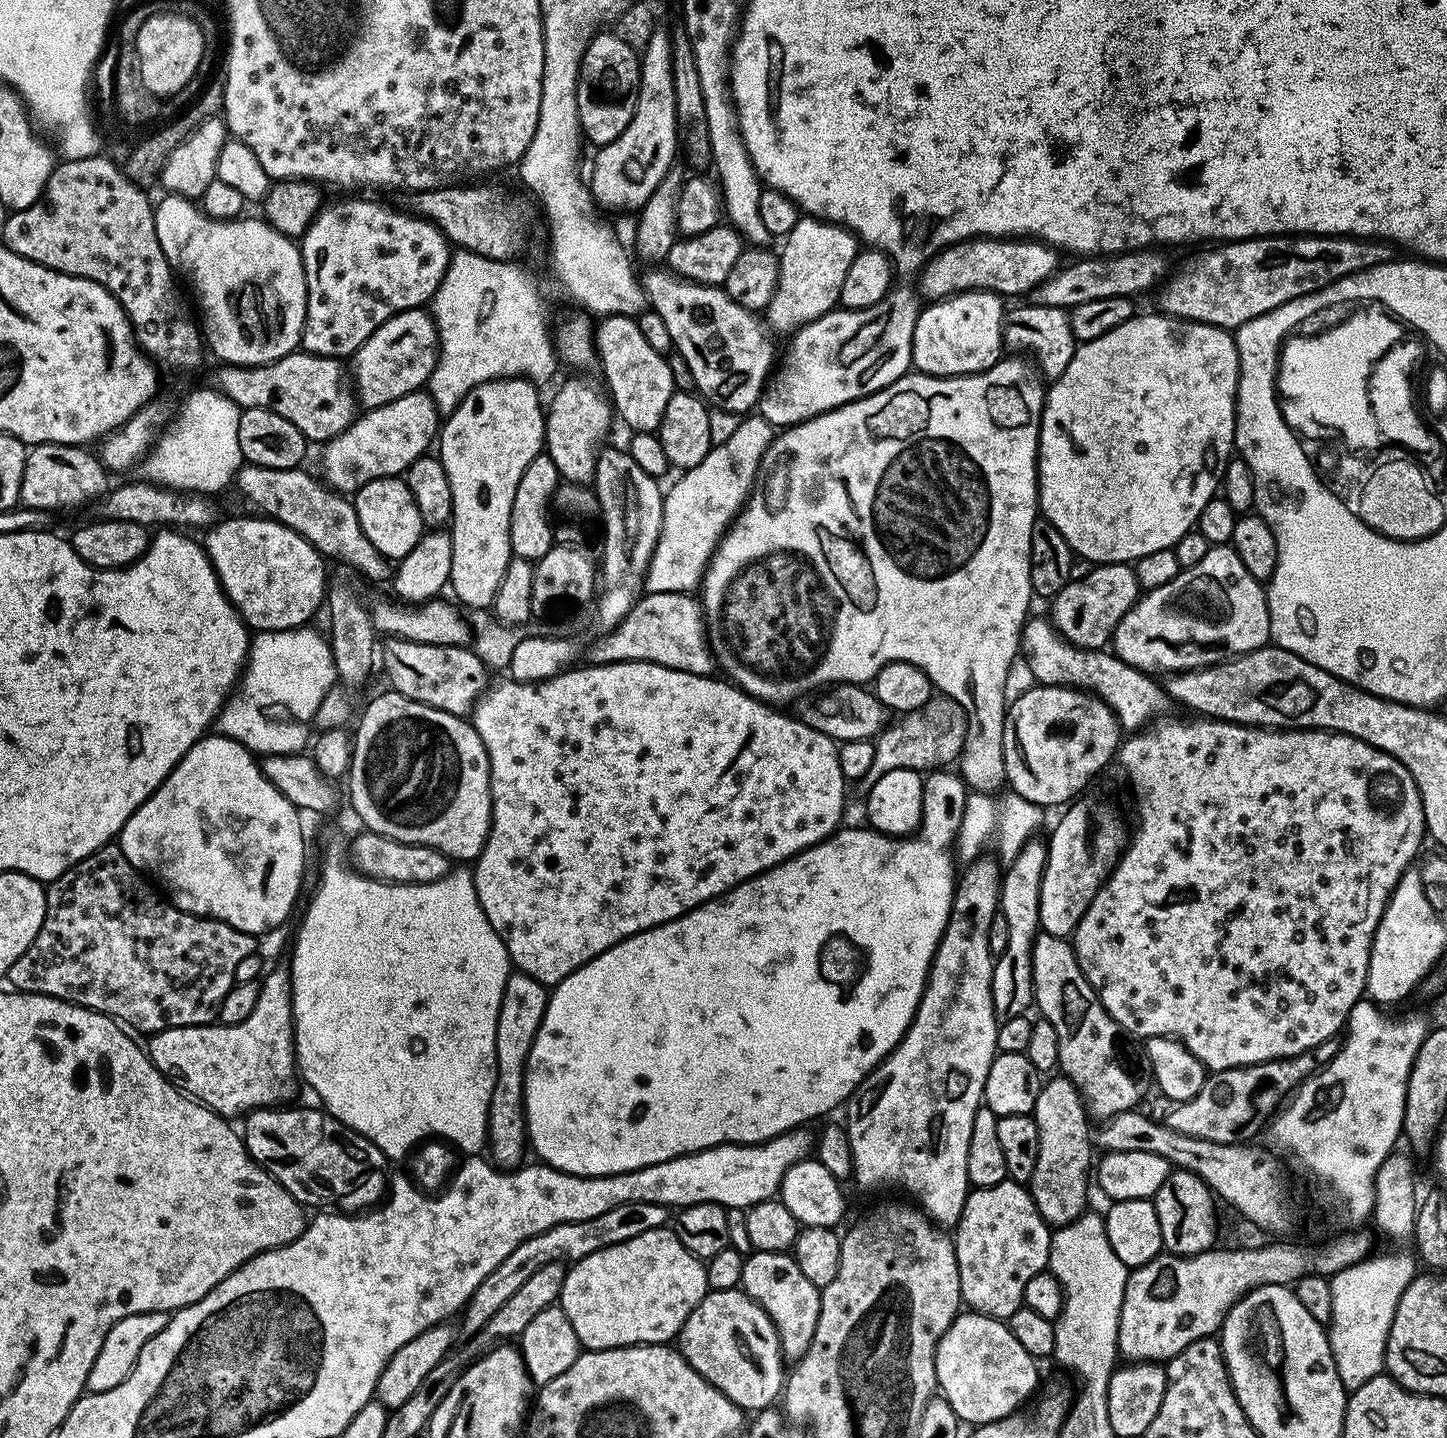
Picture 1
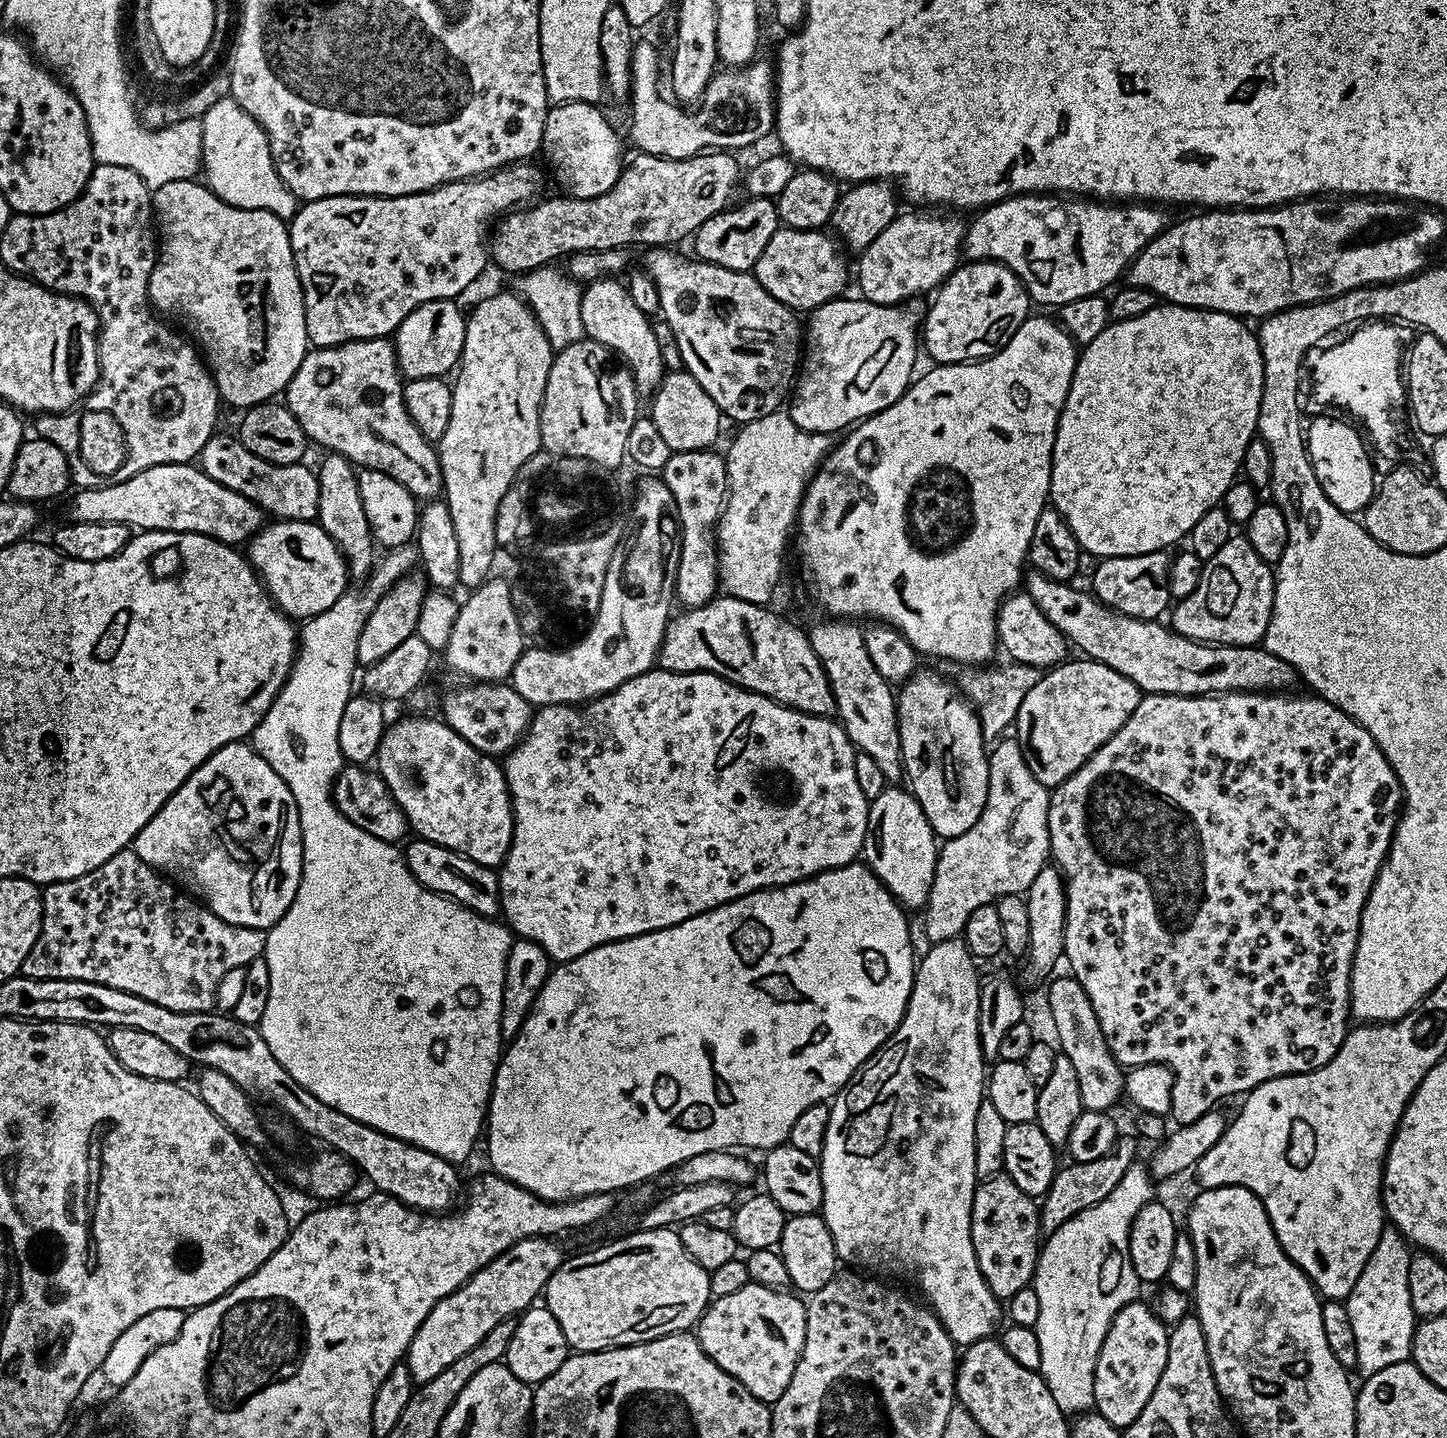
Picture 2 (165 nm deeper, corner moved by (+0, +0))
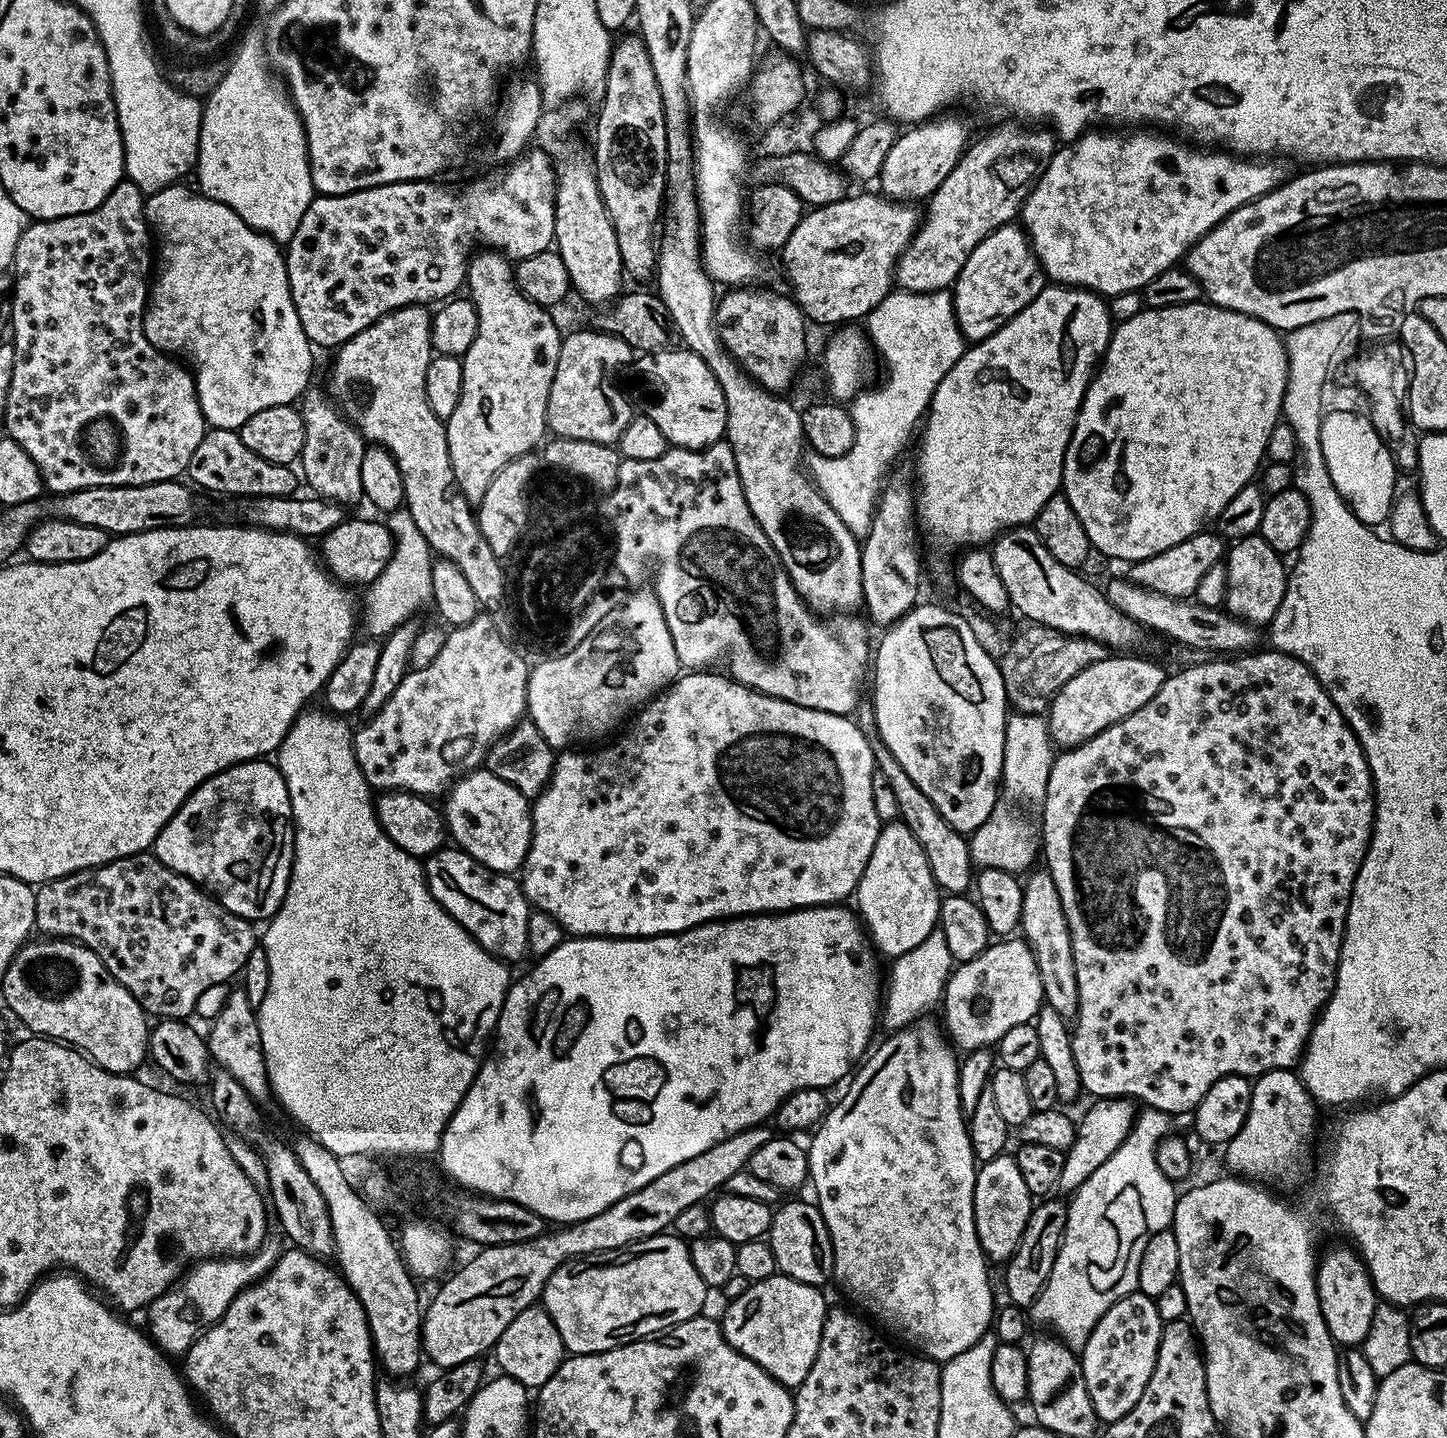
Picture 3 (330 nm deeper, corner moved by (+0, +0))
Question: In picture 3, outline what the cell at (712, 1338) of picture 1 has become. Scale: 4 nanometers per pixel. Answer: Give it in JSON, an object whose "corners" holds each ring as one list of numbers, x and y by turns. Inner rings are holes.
{"corners":[[783,1274,749,1283,743,1294,727,1301,728,1309,724,1312,724,1320,722,1319,726,1342,730,1342,734,1350,738,1350,758,1366,762,1366,766,1374,770,1374,785,1388,789,1390,799,1388,806,1374,810,1374,814,1366,814,1358,818,1354,822,1338,822,1326,830,1311,829,1305,824,1305,824,1296,820,1292,823,1291,817,1285,803,1284]]}

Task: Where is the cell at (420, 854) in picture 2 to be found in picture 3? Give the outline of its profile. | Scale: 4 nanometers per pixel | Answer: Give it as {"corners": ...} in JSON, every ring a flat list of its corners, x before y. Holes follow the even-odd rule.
{"corners":[[455,846,439,848,423,861,424,876,434,899,449,912,491,956,505,962,529,955,528,917,530,905,521,881,515,875,482,866]]}

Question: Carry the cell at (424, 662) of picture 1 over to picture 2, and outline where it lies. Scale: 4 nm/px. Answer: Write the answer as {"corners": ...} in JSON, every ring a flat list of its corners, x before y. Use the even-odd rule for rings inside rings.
{"corners":[[472,682,469,688,456,688,444,696,444,713,442,719,445,724,451,726,474,750,493,758,503,758,524,739,524,733,528,731,528,724,534,715,533,705,528,703,522,694,512,689,508,682]]}

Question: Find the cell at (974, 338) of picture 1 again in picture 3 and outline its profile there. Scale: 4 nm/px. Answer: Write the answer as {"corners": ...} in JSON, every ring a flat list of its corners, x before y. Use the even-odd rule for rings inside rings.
{"corners":[[1010,223,993,230,985,240,978,242,970,258,966,258,966,266,962,266,955,285,951,289,954,314,965,341,979,342,990,338,990,334,994,334,1003,324,1010,322,1010,318,1019,314,1045,287,1044,269,1036,260,1032,245,1028,242,1028,234,1023,227]]}

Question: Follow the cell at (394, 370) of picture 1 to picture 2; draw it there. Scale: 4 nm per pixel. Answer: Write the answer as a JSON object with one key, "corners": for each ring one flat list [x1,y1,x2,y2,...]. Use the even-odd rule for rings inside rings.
{"corners":[[455,299,431,300,406,314,404,321,397,326,394,347,401,377,408,380,444,378,459,365,466,338,466,316,463,311,460,313,456,303]]}

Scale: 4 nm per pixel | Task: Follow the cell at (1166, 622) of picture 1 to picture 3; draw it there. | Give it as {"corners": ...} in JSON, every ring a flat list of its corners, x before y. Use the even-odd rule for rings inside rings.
{"corners":[[1258,534,1235,541,1226,552,1228,589,1223,607,1248,624,1271,625,1274,614,1284,597,1290,575,1286,564,1284,568,1280,560,1283,560,1281,553,1274,551,1270,542,1266,542]]}

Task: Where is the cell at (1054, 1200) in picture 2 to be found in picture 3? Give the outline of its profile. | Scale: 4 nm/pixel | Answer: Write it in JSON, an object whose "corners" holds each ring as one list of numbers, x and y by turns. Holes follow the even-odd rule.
{"corners":[[1045,1199,1037,1203,1027,1219,1026,1229,1022,1234,1018,1250,1007,1261,1004,1272,1004,1286,1006,1288,1007,1301,1017,1307,1029,1309,1040,1296,1045,1282,1053,1270,1057,1260,1057,1252,1060,1249,1061,1238,1064,1236,1065,1222,1068,1217,1067,1207,1061,1200]]}

